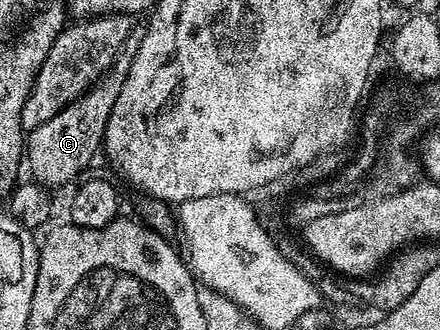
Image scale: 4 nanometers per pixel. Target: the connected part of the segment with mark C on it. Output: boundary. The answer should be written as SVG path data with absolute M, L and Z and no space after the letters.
M130 28L119 55L113 60L113 66L104 73L101 80L91 86L79 99L63 107L59 115L51 115L51 119L47 119L43 127L28 130L27 169L33 172L32 180L36 184L54 187L53 185L65 185L68 181L76 182L82 176L80 173L92 163L93 156L102 152L105 128L115 107L115 99L119 99L123 83L127 83L131 63L139 51L139 43L143 43L144 34L144 28Z

